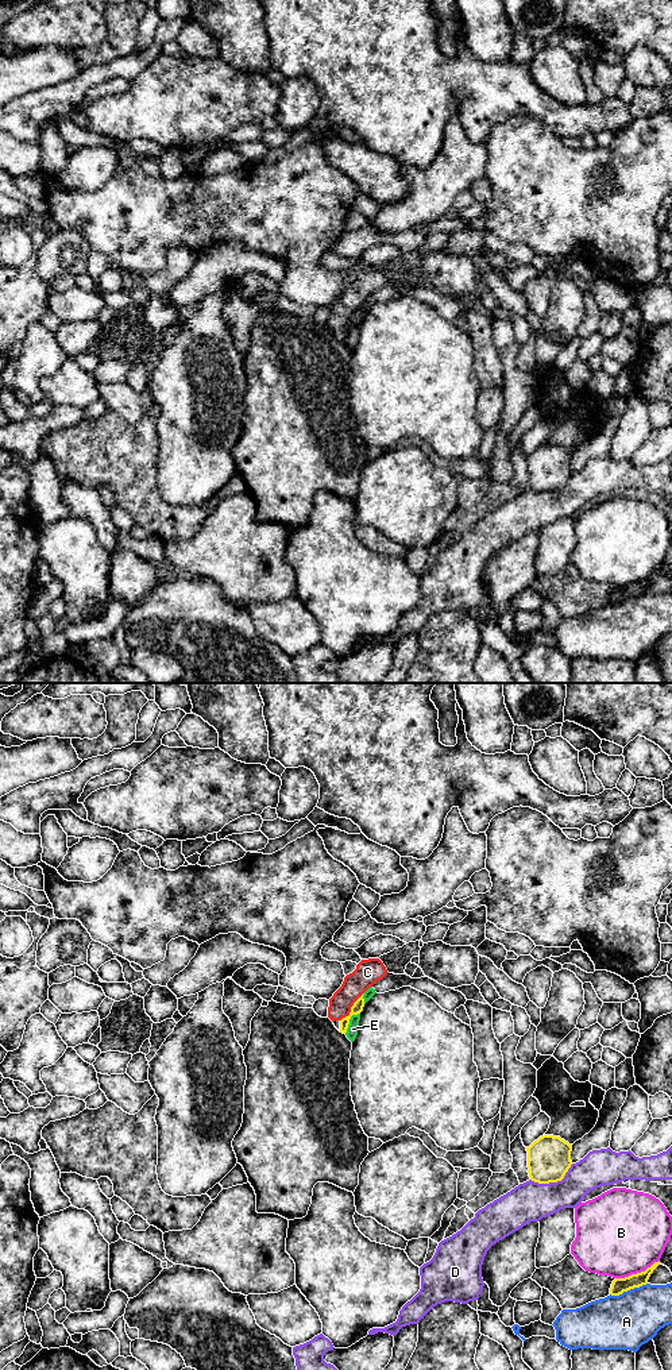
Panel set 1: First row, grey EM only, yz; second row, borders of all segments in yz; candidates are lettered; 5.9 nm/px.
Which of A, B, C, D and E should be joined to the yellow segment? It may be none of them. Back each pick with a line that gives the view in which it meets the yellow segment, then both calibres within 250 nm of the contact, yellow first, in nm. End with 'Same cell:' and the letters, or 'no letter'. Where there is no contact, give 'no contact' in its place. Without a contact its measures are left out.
Same cell: no letter

